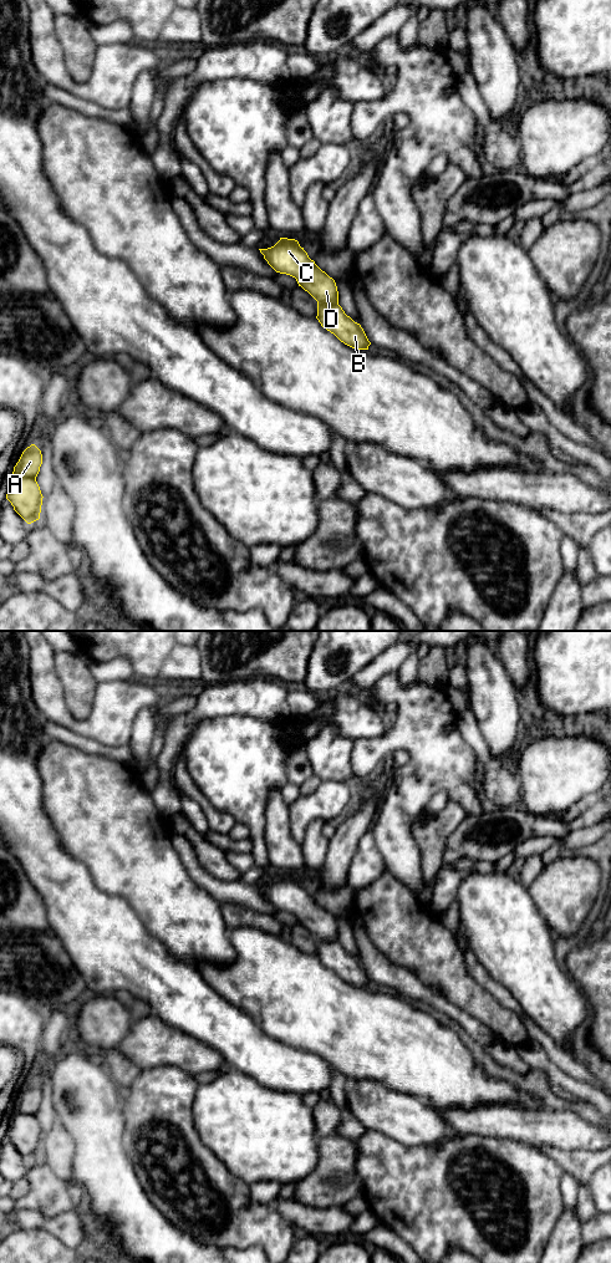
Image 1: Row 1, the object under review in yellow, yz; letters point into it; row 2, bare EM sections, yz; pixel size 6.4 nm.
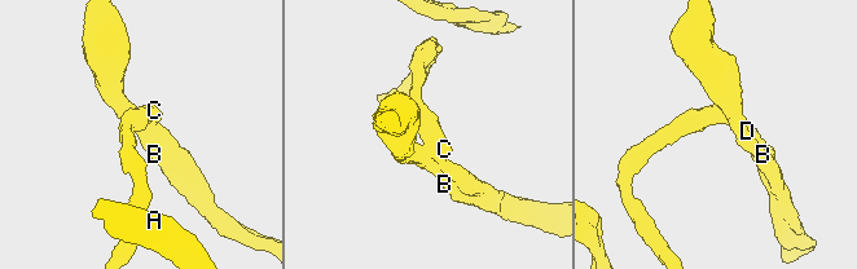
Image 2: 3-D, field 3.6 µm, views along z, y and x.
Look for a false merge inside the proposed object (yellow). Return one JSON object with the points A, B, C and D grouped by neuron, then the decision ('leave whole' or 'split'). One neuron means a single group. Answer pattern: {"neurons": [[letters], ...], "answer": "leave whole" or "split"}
{"neurons": [["A", "B", "C", "D"]], "answer": "leave whole"}

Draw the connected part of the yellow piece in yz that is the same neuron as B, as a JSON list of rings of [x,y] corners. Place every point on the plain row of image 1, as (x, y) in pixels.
[[[280,875],[274,883],[259,887],[276,910],[295,915],[299,923],[317,938],[316,956],[324,966],[352,986],[368,987],[371,979],[363,966],[338,942],[335,917],[309,895],[297,877]]]

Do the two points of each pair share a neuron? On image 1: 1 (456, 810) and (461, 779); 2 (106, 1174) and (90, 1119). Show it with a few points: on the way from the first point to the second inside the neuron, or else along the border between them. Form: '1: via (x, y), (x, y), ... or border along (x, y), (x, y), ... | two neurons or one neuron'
1: border along (449, 799), (456, 800), (467, 814) | two neurons
2: via (100, 1160), (97, 1132) | one neuron

